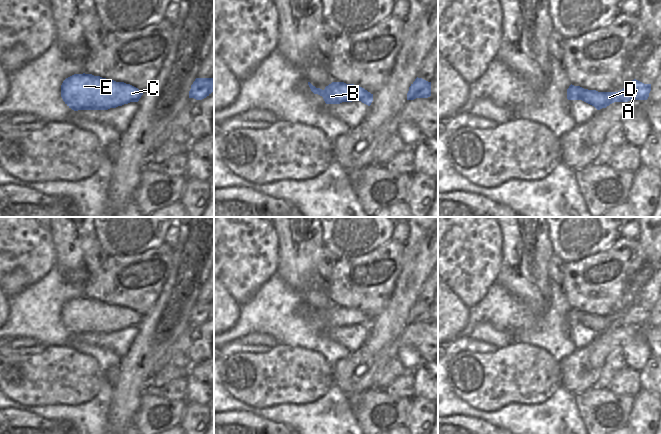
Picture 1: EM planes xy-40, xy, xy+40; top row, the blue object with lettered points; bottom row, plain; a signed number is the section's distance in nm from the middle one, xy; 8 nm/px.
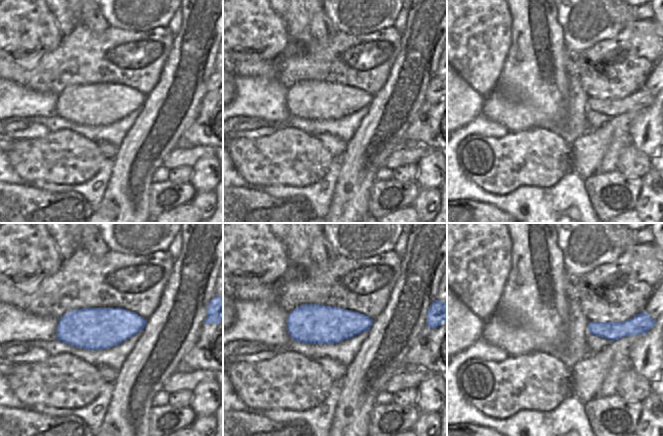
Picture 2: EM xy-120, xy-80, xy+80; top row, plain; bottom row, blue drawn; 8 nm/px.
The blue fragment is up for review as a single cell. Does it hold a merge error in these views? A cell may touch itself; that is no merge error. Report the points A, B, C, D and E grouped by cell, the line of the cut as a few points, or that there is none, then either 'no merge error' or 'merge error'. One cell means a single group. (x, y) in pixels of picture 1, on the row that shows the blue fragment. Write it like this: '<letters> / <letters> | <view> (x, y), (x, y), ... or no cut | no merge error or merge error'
A D / B C E | xy+40 (584, 89), (581, 91), (580, 99) | merge error

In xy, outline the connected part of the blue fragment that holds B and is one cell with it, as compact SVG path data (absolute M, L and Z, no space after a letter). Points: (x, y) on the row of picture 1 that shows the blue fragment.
M308 82L308 85L314 94L323 97L326 104L340 104L354 100L360 101L371 94L360 86L344 82L332 82L324 90L316 88L310 82Z

